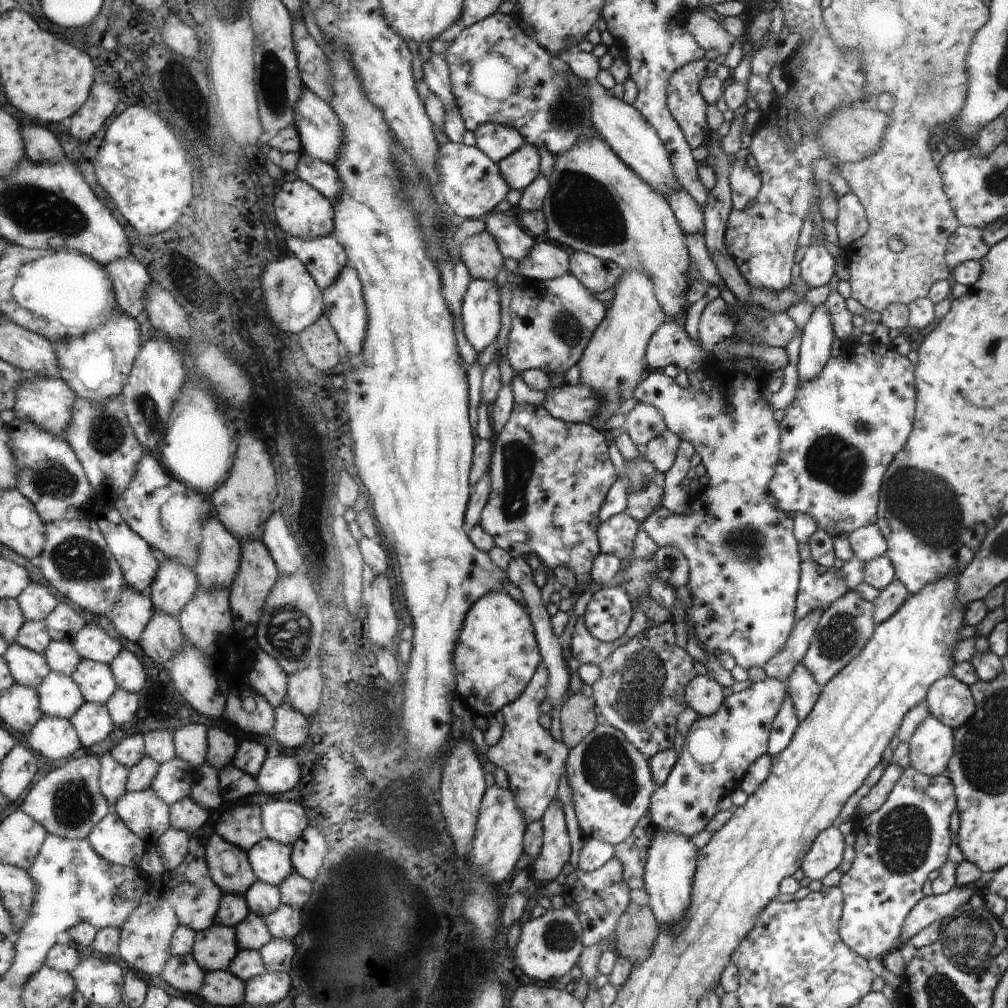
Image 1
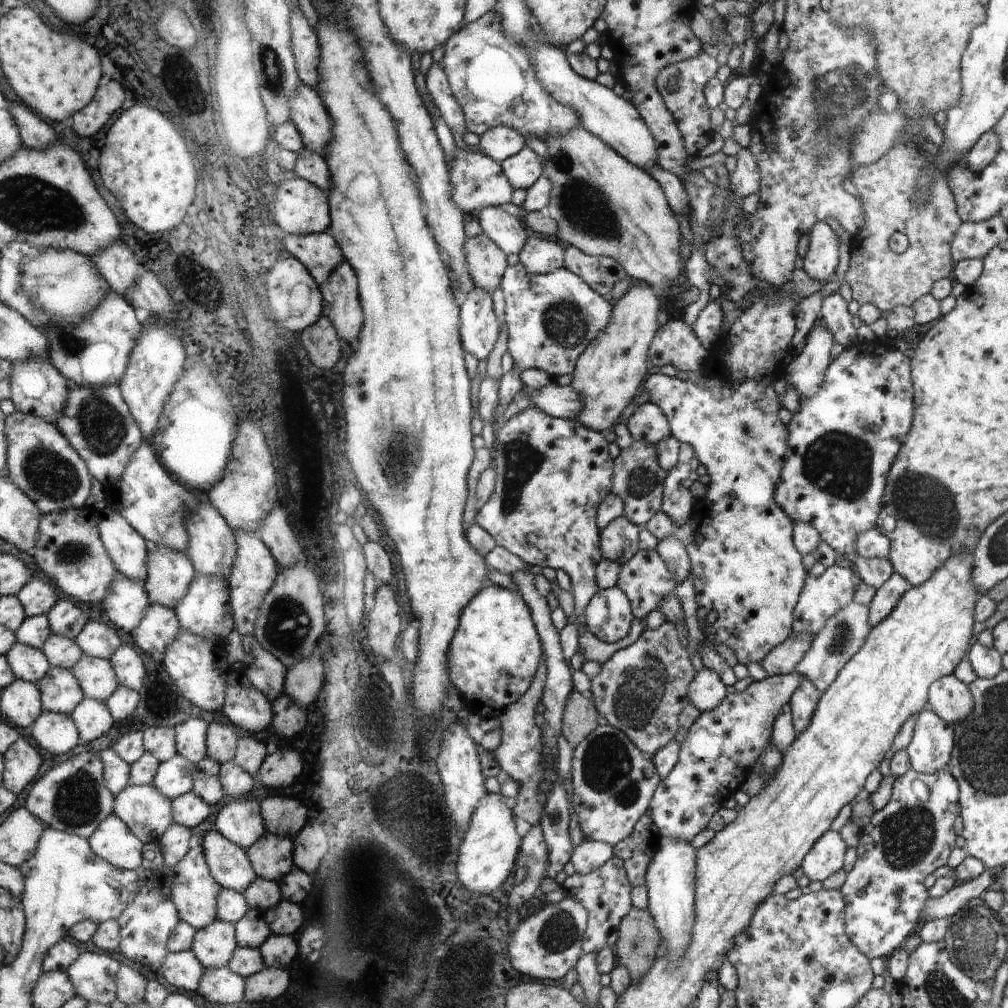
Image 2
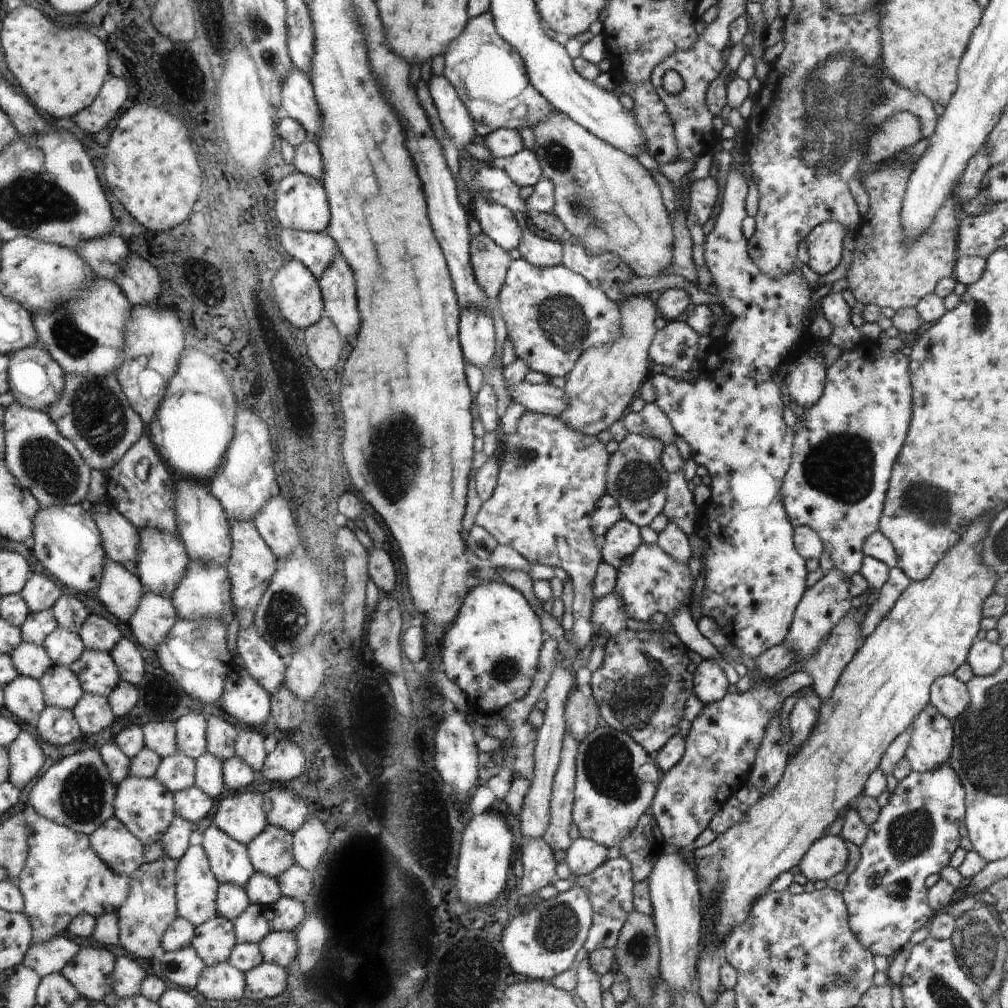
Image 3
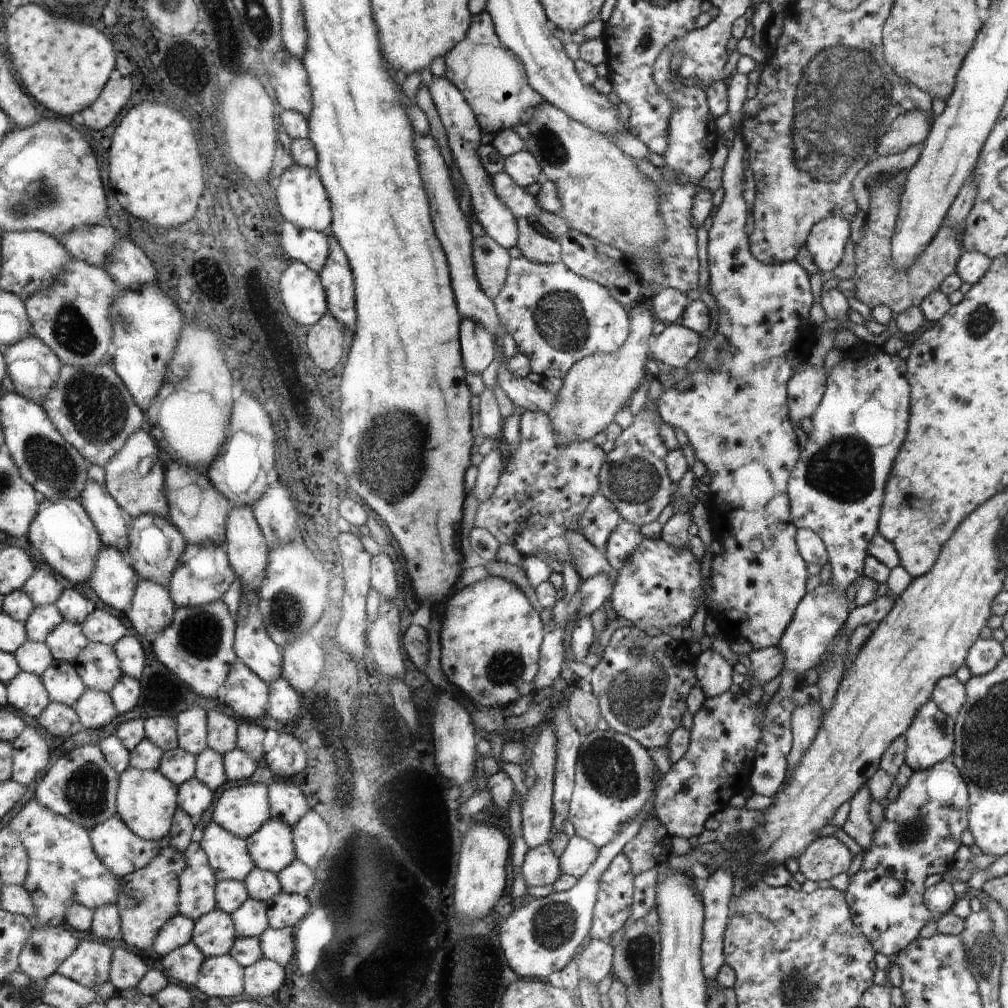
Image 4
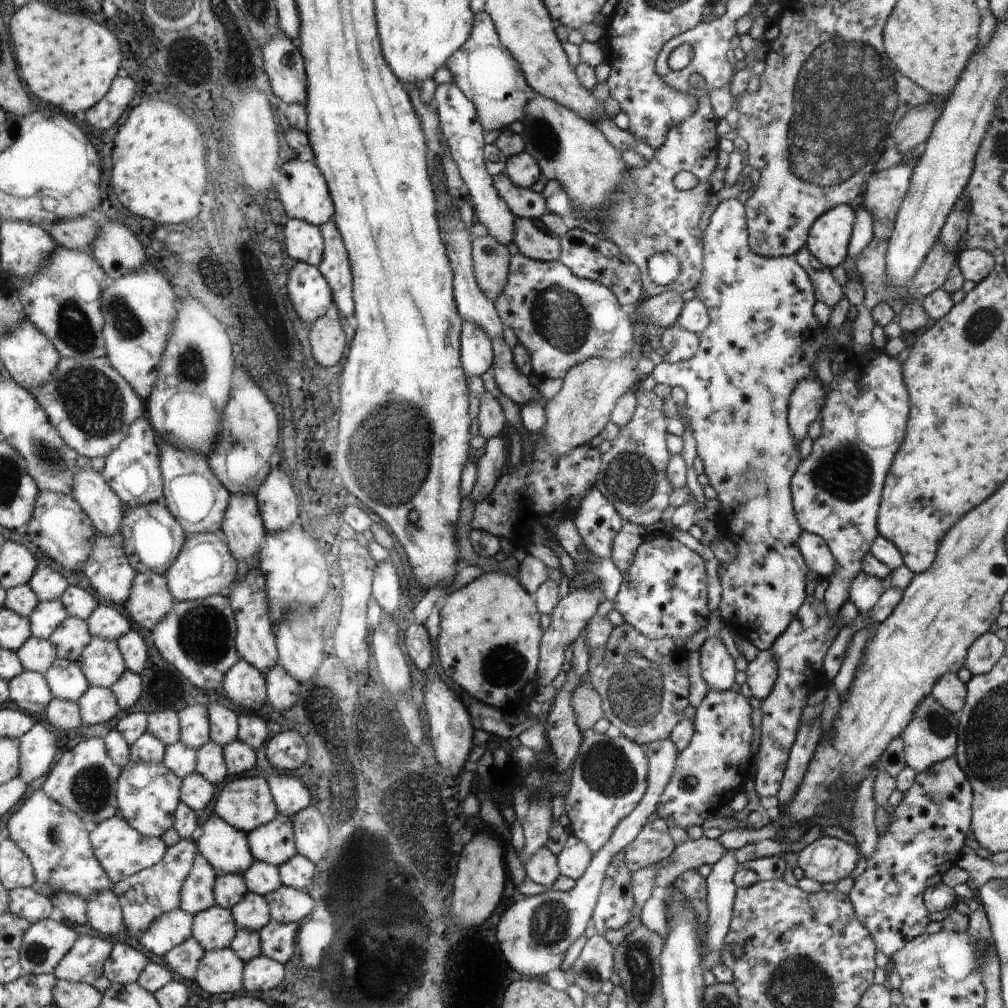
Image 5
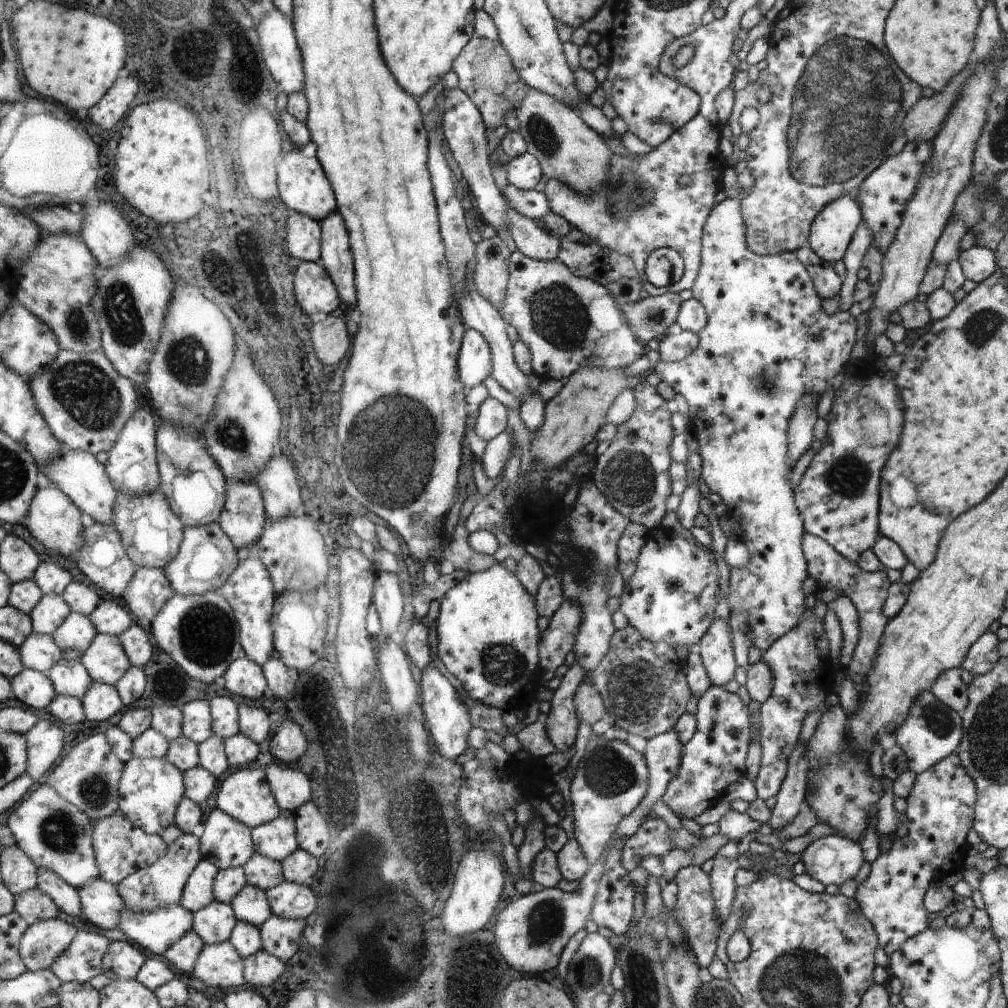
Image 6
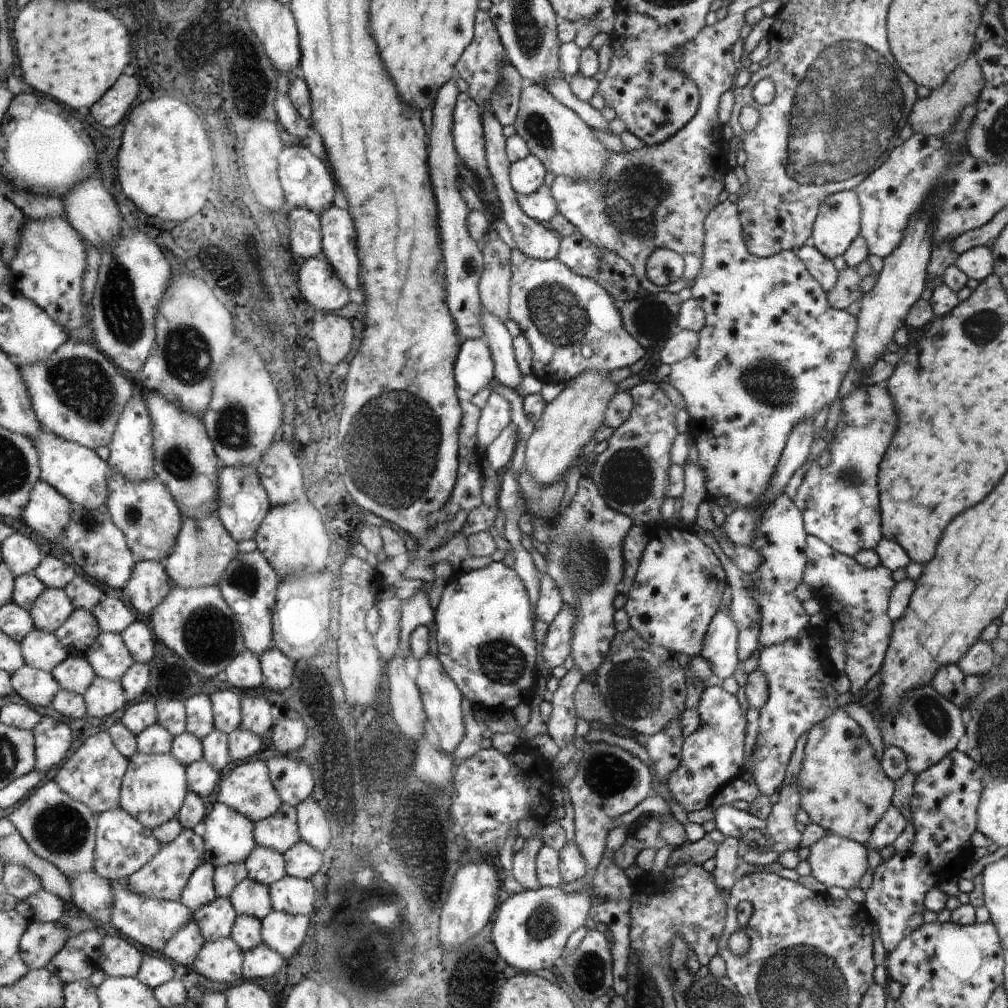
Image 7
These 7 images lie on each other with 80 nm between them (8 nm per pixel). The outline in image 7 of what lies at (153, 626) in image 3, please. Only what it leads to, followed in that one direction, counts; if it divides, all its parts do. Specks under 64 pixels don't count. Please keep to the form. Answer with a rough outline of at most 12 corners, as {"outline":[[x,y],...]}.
{"outline":[[160,561],[136,562],[123,590],[151,616],[171,592]]}

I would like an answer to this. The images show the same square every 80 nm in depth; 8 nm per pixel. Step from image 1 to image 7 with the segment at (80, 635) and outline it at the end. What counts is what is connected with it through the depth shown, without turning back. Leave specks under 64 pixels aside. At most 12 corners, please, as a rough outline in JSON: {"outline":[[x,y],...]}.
{"outline":[[114,596],[102,598],[91,612],[100,630],[121,633],[136,621]]}

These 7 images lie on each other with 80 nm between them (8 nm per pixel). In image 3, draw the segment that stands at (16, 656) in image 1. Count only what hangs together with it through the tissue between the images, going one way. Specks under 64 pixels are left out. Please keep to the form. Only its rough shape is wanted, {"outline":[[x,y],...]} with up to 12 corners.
{"outline":[[24,642],[13,656],[20,675],[44,678],[54,663],[44,646]]}

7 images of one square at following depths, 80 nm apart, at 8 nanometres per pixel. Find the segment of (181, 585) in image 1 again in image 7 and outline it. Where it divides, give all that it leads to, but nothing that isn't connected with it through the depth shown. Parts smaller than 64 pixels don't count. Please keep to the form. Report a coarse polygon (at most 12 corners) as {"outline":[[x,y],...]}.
{"outline":[[111,474],[107,510],[136,562],[163,562],[183,520],[158,480]]}

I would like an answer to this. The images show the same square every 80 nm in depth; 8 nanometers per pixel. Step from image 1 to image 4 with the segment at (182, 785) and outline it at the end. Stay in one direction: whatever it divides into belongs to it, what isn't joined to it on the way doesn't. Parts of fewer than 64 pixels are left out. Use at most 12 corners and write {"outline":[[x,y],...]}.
{"outline":[[178,746],[158,770],[179,788],[195,778],[195,756]]}

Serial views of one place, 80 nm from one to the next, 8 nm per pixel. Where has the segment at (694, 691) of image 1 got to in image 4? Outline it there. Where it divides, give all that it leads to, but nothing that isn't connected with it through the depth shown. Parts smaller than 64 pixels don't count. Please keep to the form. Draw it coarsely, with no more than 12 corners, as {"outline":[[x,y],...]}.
{"outline":[[714,648],[695,661],[707,698],[730,690],[733,666]]}

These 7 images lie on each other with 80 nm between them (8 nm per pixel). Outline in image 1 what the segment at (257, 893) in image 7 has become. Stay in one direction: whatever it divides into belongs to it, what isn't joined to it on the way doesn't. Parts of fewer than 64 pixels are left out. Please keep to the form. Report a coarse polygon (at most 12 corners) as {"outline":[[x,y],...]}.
{"outline":[[264,917],[235,928],[239,950],[258,950],[273,938]]}

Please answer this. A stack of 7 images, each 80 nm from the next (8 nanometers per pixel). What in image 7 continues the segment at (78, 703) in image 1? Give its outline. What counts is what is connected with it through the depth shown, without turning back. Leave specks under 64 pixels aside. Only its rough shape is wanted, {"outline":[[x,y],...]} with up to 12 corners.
{"outline":[[85,657],[51,670],[61,690],[83,695],[95,680]]}

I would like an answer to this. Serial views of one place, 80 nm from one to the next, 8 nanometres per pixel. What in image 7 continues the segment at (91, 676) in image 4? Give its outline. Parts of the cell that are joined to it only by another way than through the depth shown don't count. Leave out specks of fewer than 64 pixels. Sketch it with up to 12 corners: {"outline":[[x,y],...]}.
{"outline":[[100,630],[95,676],[120,681],[135,662],[121,633]]}

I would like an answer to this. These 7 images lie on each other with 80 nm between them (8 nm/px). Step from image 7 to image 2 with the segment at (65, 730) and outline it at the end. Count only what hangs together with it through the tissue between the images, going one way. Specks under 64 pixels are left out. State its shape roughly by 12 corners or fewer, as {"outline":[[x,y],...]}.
{"outline":[[27,734],[5,756],[4,785],[22,794],[44,764]]}

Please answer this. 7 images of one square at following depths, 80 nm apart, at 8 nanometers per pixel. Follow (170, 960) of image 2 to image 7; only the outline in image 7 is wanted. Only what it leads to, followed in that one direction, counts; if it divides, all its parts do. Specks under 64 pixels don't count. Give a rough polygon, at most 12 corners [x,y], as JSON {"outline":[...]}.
{"outline":[[192,918],[173,934],[162,952],[192,969],[205,942]]}

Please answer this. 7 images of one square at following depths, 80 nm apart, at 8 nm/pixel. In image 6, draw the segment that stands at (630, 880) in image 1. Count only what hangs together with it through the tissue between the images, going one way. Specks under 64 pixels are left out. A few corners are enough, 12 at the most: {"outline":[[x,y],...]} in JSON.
{"outline":[[658,816],[646,818],[621,847],[630,872],[648,856],[673,850],[669,828]]}

